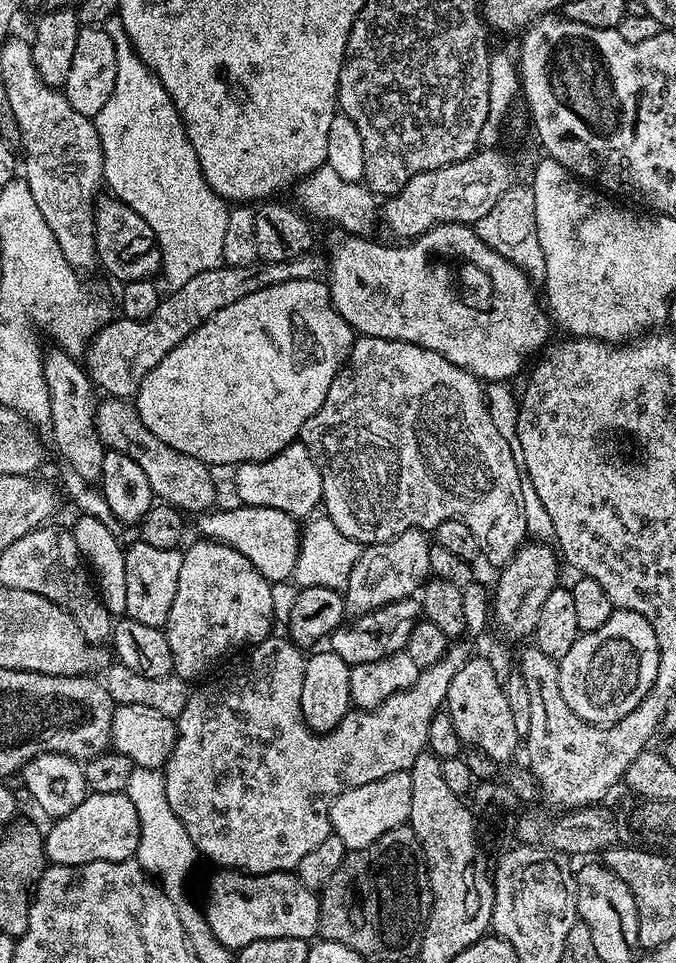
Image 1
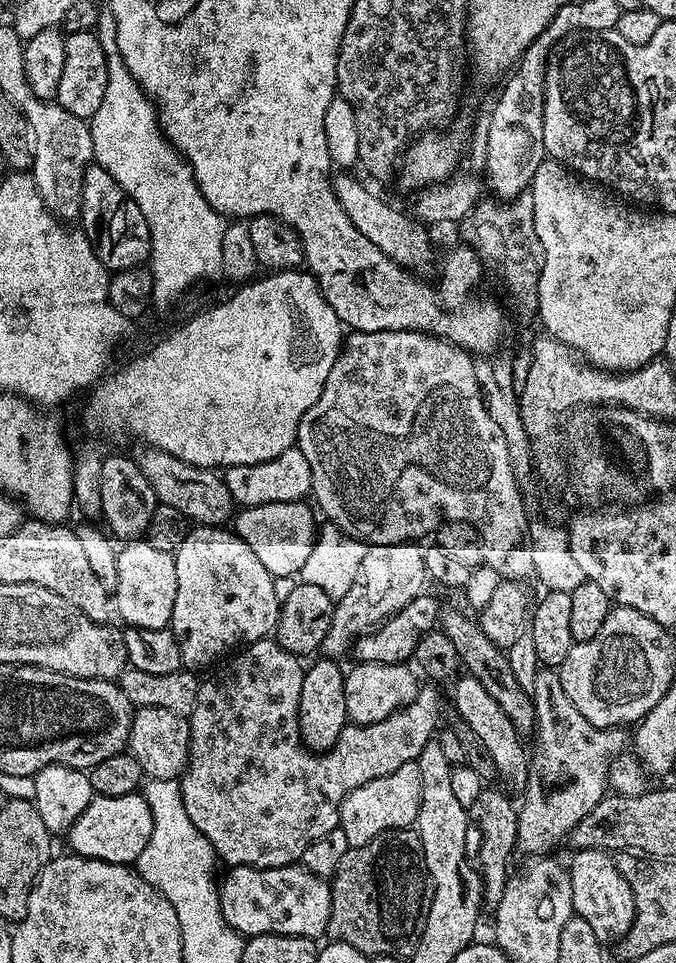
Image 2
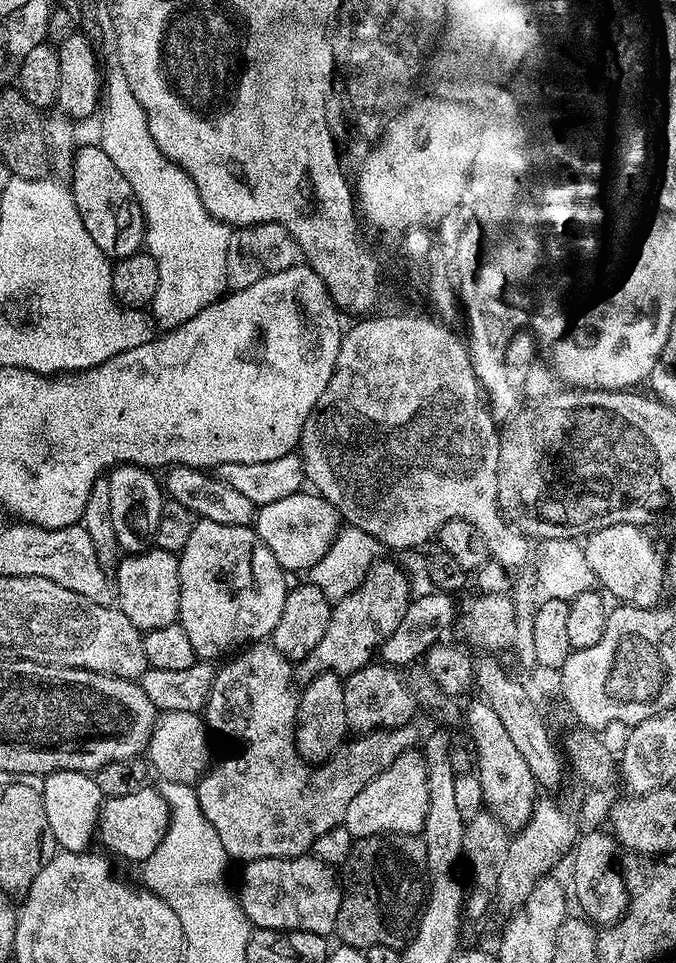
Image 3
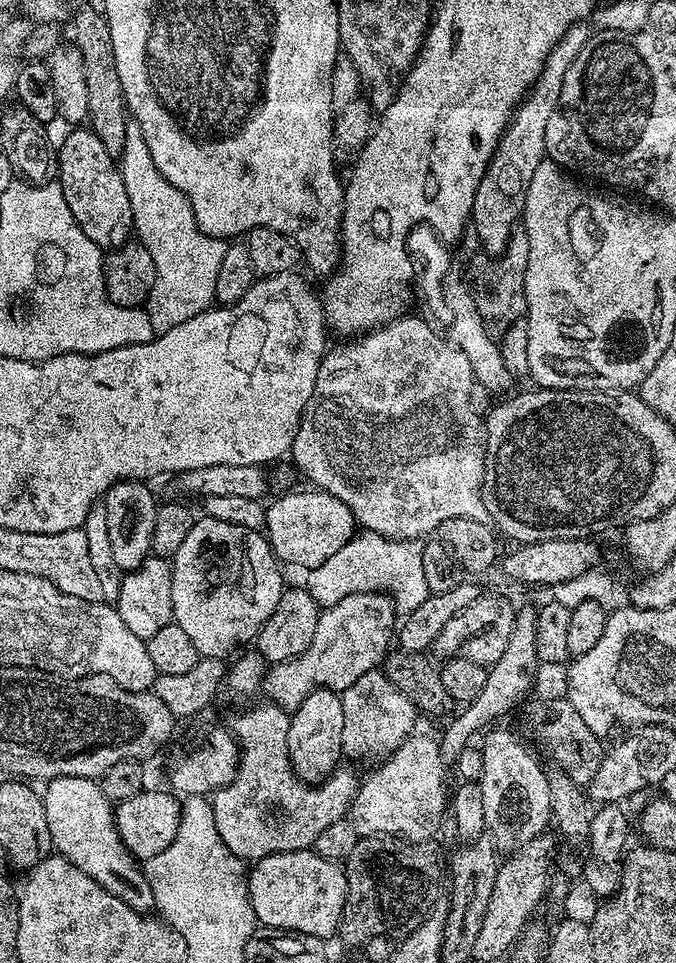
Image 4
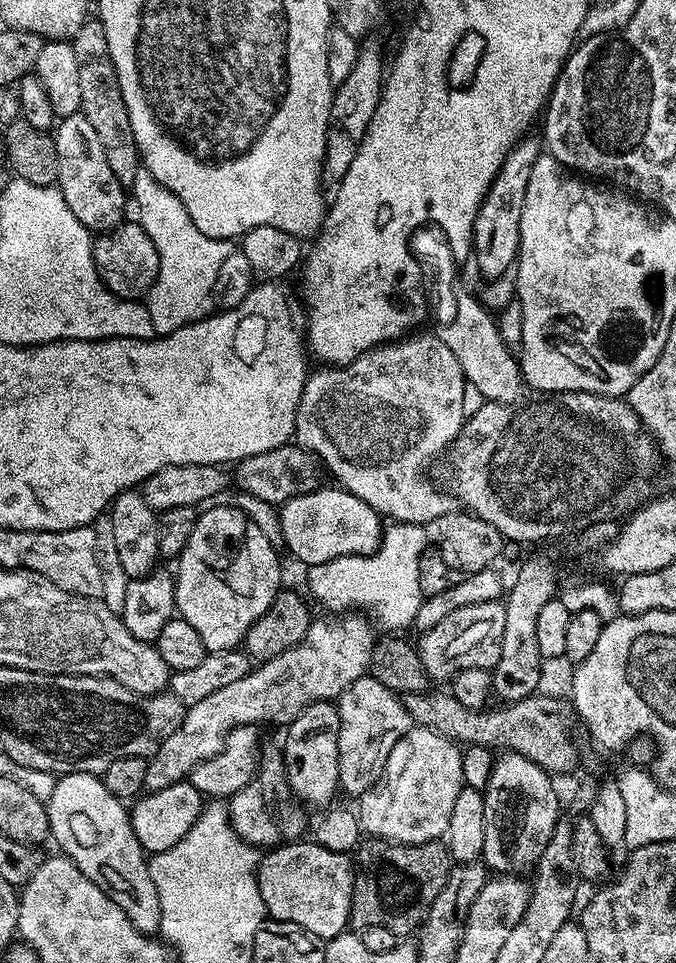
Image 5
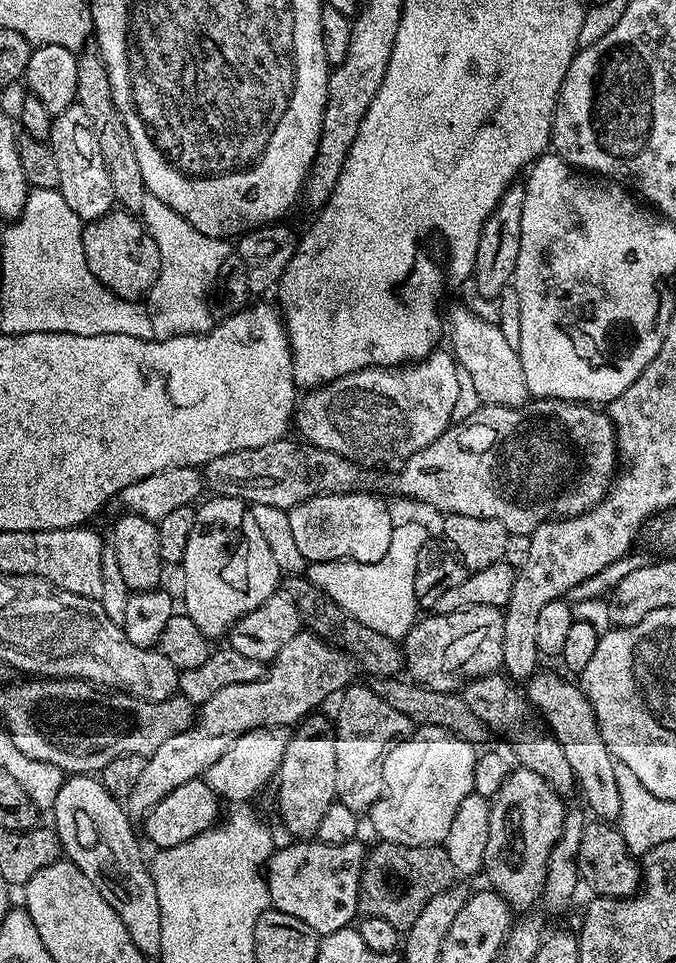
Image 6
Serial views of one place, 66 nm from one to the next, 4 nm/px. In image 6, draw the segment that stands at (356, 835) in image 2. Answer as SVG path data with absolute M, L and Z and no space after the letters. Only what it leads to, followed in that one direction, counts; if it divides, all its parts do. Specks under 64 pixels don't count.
M434 726L417 727L411 736L392 745L382 766L384 795L370 810L377 837L389 844L443 845L458 802L474 790L477 755L477 745Z

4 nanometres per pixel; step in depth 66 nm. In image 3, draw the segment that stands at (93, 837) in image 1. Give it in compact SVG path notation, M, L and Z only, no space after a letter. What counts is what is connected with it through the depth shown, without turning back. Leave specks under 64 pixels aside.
M145 786L122 798L107 798L100 805L98 840L124 860L148 860L158 850L158 842L162 842L167 829L168 807L155 787Z

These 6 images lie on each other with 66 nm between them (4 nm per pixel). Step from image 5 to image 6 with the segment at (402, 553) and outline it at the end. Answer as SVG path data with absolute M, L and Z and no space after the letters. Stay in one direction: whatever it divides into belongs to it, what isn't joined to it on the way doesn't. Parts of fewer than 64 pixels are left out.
M416 520L397 523L392 529L390 550L378 558L378 562L359 564L356 560L327 560L315 562L310 568L310 579L341 610L358 622L386 634L386 638L400 642L418 619L418 605L414 594L414 566L418 566L418 550L430 538Z

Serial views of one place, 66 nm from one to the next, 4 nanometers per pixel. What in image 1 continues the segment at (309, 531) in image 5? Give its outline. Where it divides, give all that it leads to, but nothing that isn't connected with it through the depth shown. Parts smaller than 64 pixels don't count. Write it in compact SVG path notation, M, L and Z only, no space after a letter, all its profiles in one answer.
M240 504L236 508L224 508L221 512L209 510L195 517L199 535L206 540L217 540L250 558L250 562L268 581L291 581L296 570L296 559L300 553L301 525L297 517L282 510L266 506Z

